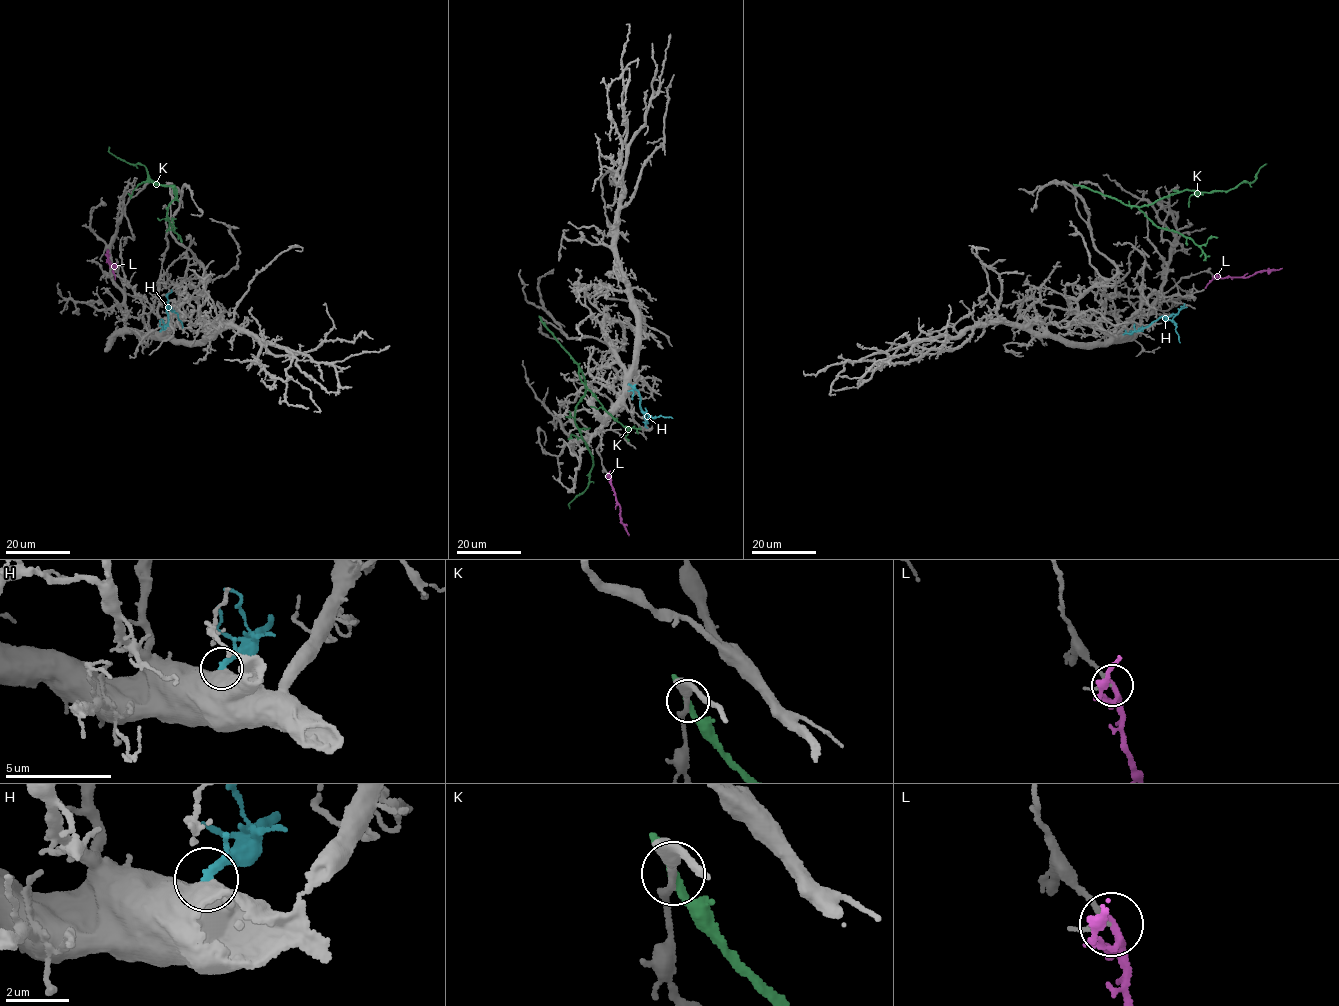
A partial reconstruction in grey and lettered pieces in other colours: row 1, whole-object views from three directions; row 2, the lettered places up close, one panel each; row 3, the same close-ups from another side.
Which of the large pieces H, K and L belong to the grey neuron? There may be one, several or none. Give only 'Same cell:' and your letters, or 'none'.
Same cell: H

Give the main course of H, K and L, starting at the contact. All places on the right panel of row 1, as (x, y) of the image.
H: (1123, 334), (1137, 331), (1164, 317), (1175, 323), (1180, 342)
K: (1078, 185), (1126, 205), (1141, 207), (1185, 190), (1228, 191), (1242, 182), (1254, 182), (1260, 168), (1267, 164)
L: (1213, 276), (1242, 277), (1282, 268)

